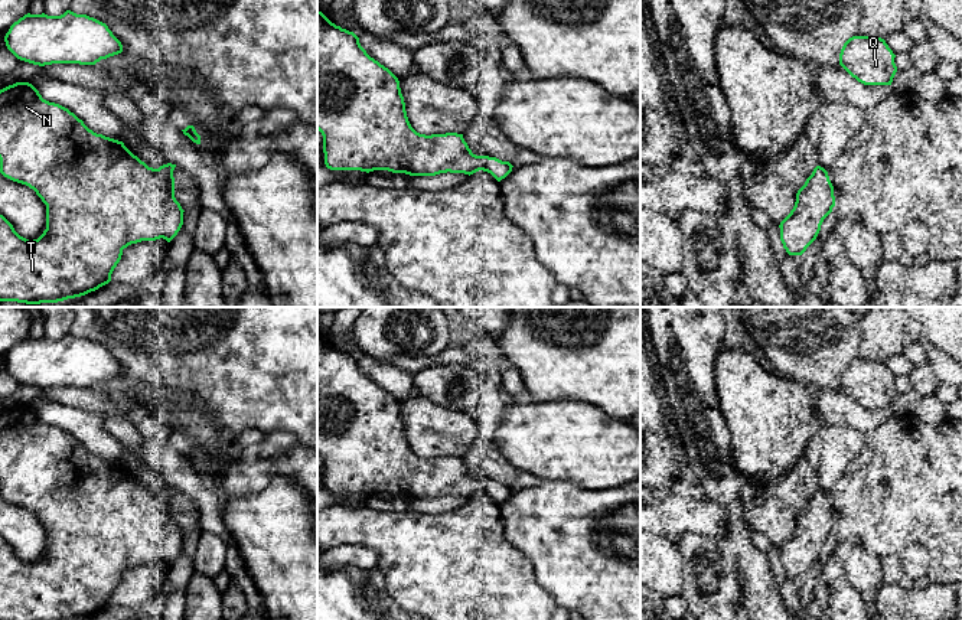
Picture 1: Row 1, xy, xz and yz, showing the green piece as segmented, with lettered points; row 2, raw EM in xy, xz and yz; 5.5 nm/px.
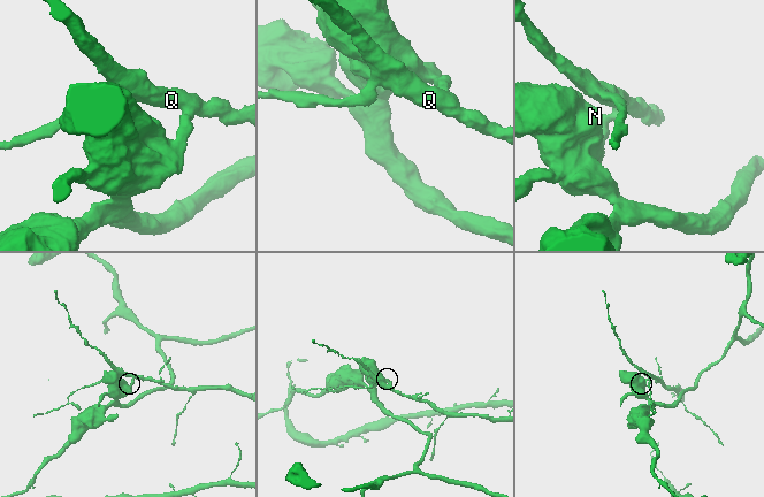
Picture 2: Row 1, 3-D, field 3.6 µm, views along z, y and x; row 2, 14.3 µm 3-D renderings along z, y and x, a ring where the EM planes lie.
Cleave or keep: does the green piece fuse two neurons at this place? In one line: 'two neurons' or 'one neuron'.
two neurons

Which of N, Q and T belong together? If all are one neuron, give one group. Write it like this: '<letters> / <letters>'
N T / Q

